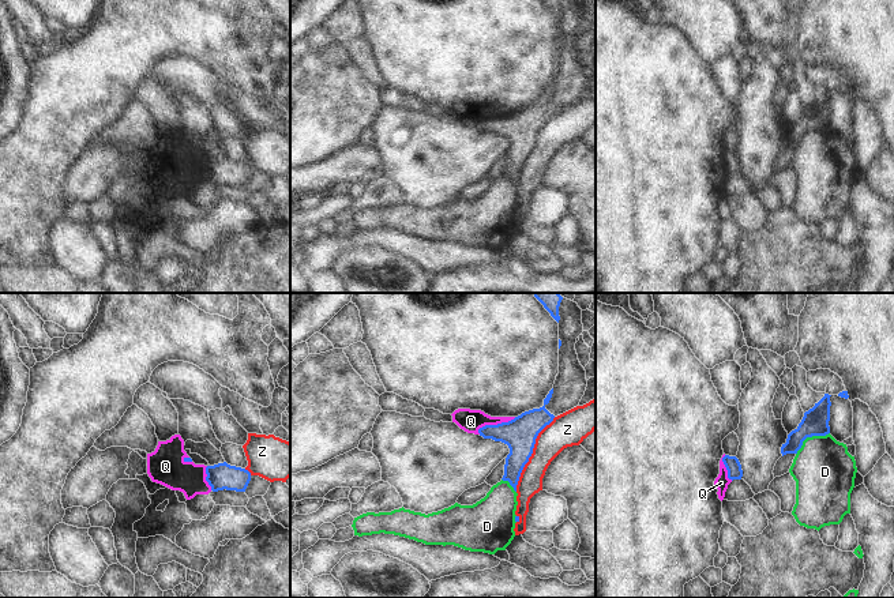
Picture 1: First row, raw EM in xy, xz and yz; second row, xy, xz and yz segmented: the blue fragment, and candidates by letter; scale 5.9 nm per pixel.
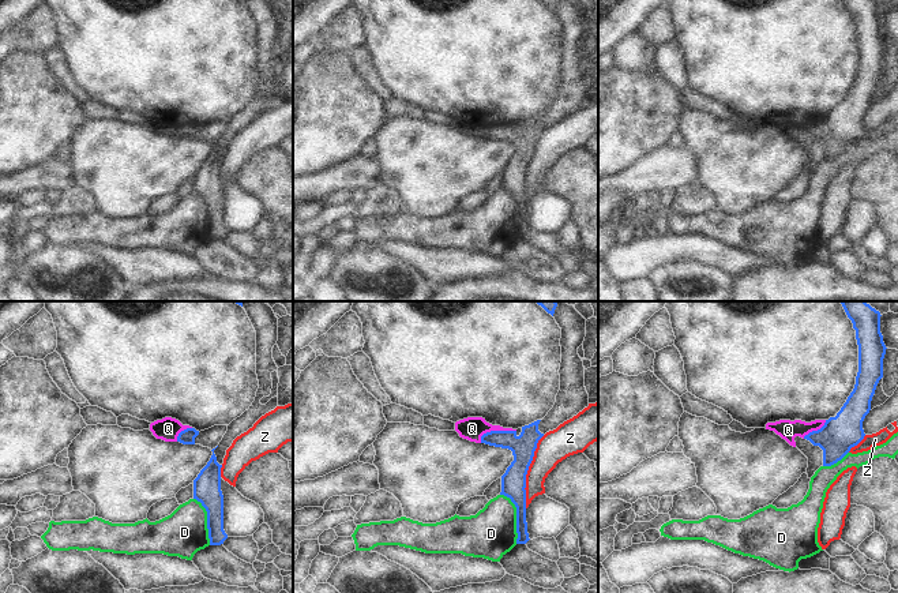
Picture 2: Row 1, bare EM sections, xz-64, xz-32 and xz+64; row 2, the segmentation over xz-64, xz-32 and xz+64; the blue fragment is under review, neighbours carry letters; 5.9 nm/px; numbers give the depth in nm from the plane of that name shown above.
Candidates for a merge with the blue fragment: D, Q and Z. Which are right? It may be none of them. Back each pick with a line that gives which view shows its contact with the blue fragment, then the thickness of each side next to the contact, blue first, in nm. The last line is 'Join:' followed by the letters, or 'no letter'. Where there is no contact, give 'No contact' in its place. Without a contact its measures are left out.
Join: no letter

